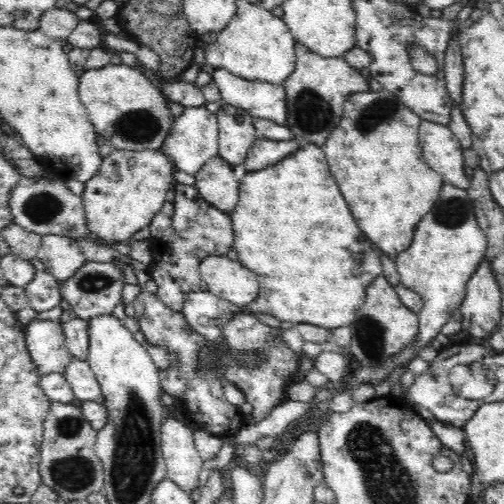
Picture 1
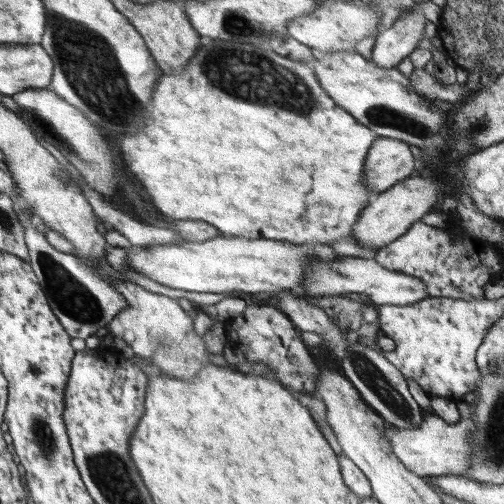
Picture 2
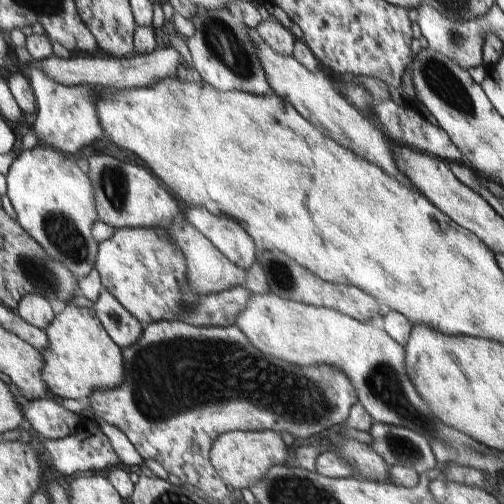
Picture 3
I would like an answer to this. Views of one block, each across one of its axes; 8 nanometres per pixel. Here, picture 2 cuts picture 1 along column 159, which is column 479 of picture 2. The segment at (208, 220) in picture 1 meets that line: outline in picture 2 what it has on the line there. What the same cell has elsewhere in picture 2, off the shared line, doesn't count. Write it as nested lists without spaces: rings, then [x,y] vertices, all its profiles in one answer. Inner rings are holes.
[[[417,220],[403,236],[385,248],[379,248],[373,260],[391,272],[419,278],[429,298],[483,298],[481,286],[497,280],[503,272],[503,262],[495,244],[479,240],[473,232],[461,232],[459,228],[445,232],[431,228],[421,220]]]

